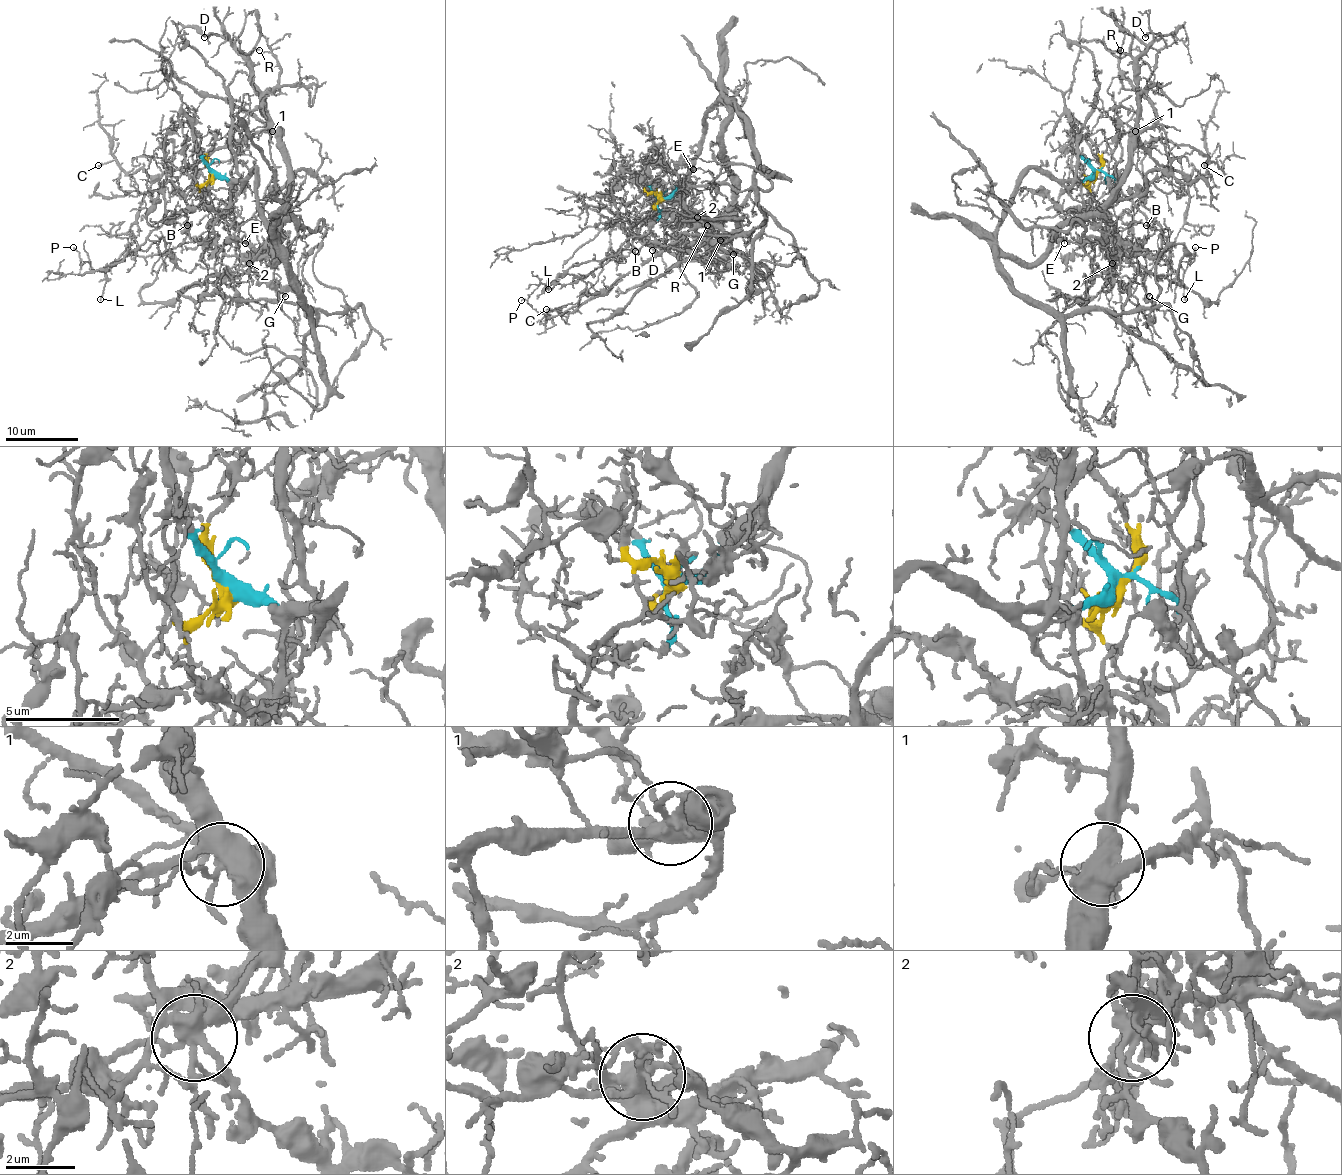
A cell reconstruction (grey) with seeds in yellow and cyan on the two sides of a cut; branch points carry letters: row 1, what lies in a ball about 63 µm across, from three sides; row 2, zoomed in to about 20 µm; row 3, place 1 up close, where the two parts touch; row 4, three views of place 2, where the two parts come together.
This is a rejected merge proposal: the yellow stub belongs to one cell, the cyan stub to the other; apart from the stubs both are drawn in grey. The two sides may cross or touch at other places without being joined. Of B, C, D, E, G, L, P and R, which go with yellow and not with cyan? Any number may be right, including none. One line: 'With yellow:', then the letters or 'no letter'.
With yellow: B, E, G, L, P

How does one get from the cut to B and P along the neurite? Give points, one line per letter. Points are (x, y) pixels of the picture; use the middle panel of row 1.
B: (658, 201), (649, 193), (655, 210), (693, 224), (667, 246), (644, 233), (633, 241), (635, 252)
P: (658, 201), (649, 193), (655, 210), (693, 226), (677, 241), (631, 235), (616, 253), (574, 264), (522, 301)

